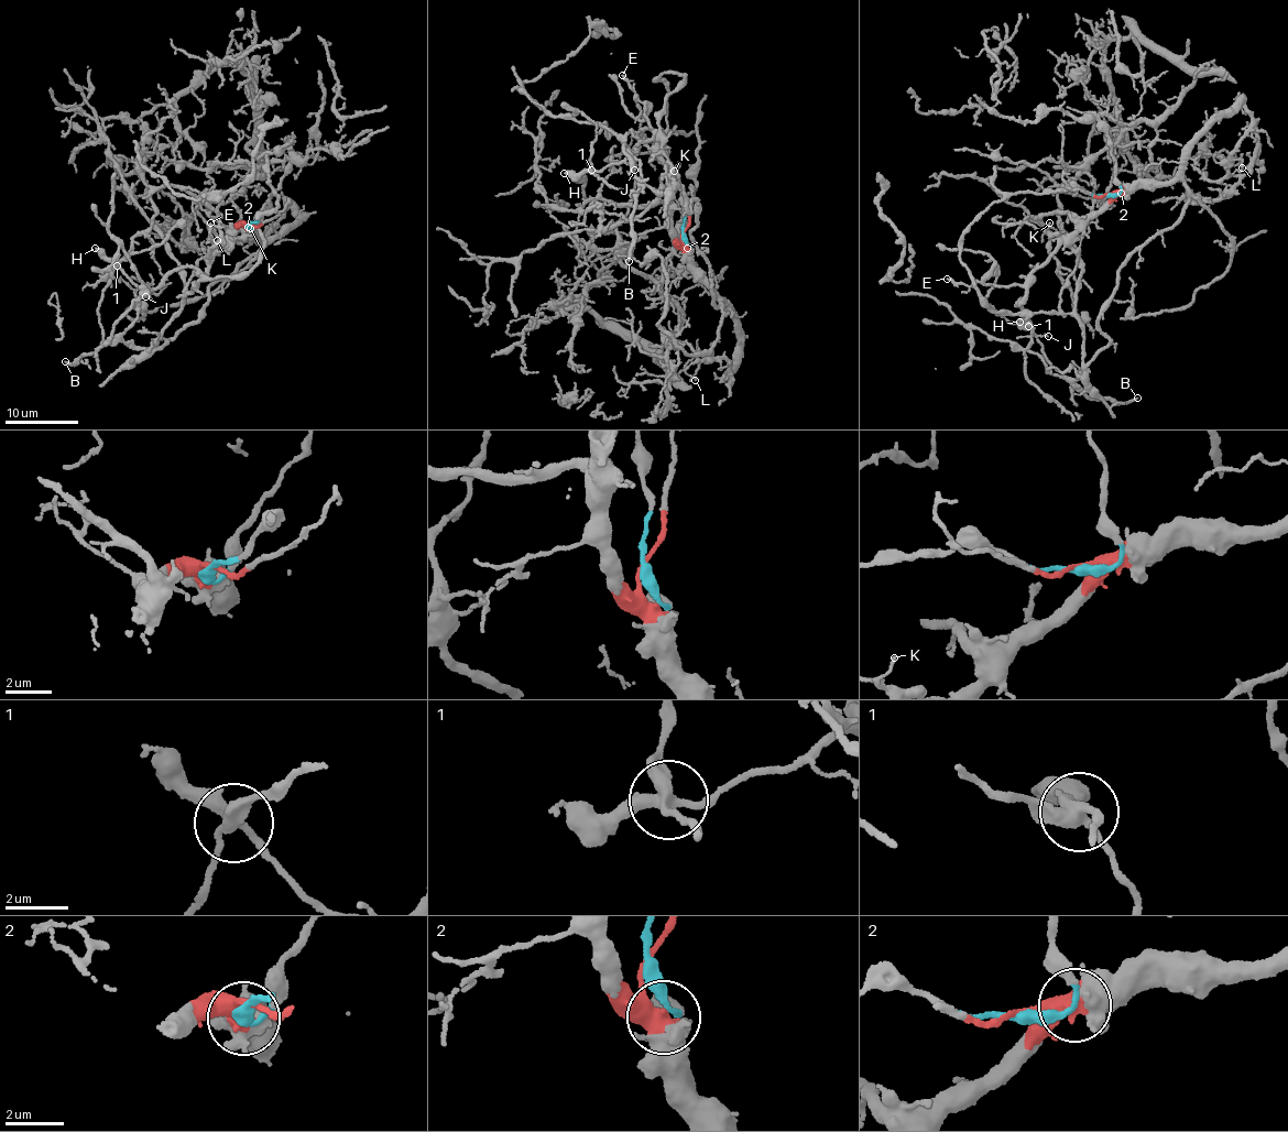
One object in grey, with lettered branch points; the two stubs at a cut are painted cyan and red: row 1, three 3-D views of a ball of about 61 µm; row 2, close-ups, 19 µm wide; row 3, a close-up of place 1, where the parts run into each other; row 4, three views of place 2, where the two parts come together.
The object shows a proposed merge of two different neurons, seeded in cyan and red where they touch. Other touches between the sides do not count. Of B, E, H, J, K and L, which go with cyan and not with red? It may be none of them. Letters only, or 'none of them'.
B

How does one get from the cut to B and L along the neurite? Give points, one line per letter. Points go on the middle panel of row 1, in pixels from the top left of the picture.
B: (683, 235), (657, 77), (670, 71), (685, 77), (658, 127), (675, 189), (639, 193), (629, 261)
L: (683, 235), (694, 264), (732, 311), (740, 339), (732, 379), (727, 360), (706, 357), (688, 366), (696, 380)

